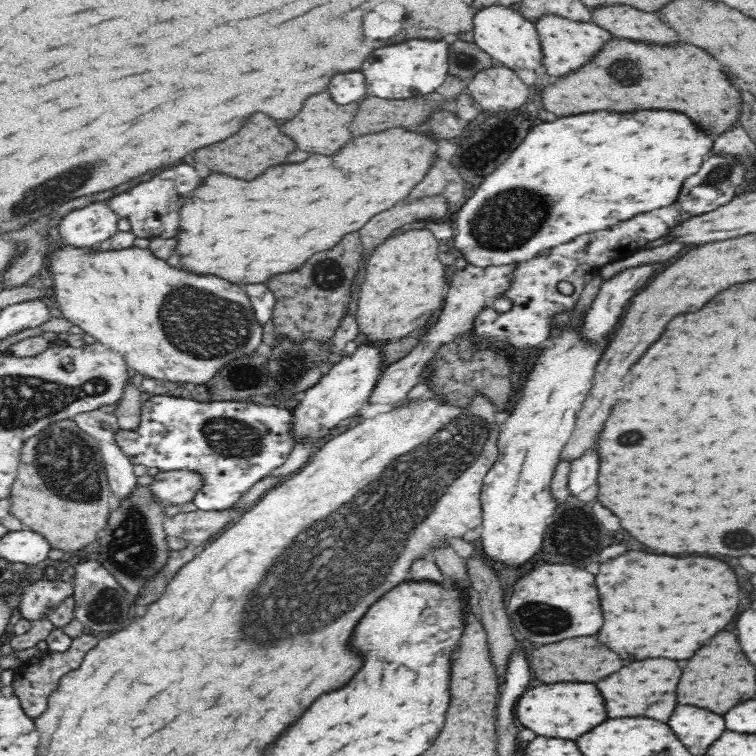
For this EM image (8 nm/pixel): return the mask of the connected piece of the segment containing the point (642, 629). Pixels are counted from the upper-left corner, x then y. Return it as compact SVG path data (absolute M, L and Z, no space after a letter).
M626 552L600 566L596 586L602 600L604 626L598 640L622 660L694 656L702 642L720 632L740 606L740 588L732 568L712 558L672 558L646 552Z

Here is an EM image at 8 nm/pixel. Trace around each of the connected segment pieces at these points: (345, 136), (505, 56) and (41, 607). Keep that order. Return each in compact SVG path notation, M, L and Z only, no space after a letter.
M322 92L322 94L312 96L308 100L308 104L304 106L304 110L290 122L282 124L280 128L284 128L284 132L288 132L288 136L292 136L296 140L300 150L312 152L312 154L336 156L340 152L340 148L344 148L354 138L352 130L350 130L350 122L356 112L358 112L358 104L348 104L348 106L340 108L338 104L332 104L332 98L326 92Z
M488 8L476 16L474 24L474 38L476 44L487 52L500 66L518 70L532 70L536 72L542 64L542 45L535 27L535 23L524 20L518 12L510 8Z
M38 580L22 589L20 614L23 618L36 622L44 616L46 607L51 607L67 596L72 596L73 588L69 582L62 580Z

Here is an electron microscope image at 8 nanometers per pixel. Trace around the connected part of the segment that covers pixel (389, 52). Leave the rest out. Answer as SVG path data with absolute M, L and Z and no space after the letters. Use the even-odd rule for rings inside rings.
M408 40L402 44L376 48L364 62L362 72L366 76L366 86L370 96L390 98L390 100L409 99L416 95L434 92L448 74L446 60L446 42L430 42L430 40Z

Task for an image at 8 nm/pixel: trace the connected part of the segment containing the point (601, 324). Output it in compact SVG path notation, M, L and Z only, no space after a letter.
M644 262L640 266L625 268L614 274L612 278L604 280L588 314L586 314L586 326L582 330L585 338L589 338L590 341L599 341L606 338L608 334L612 334L622 314L629 306L631 298L642 290L642 286L646 286L646 282L652 276L656 276L656 270L660 270L664 264L666 262Z

